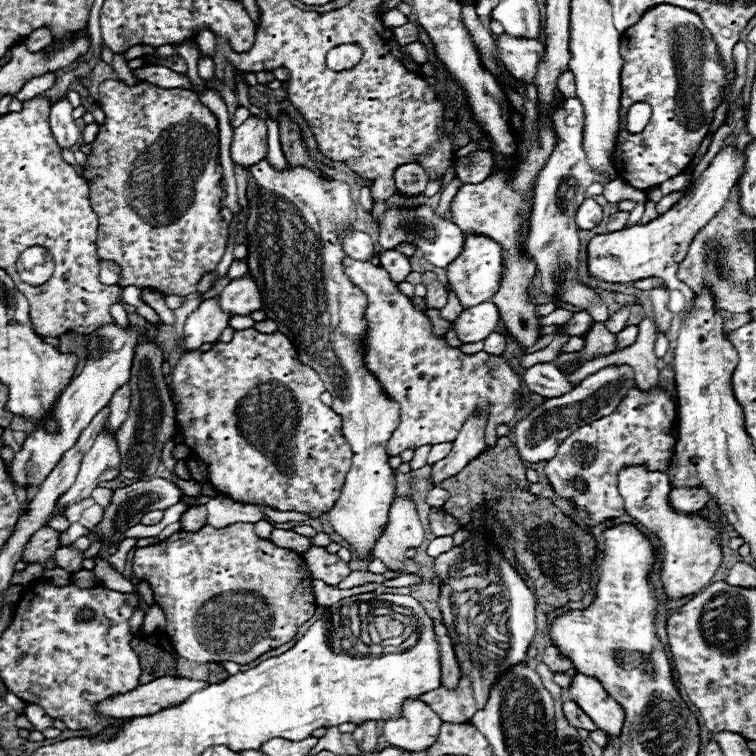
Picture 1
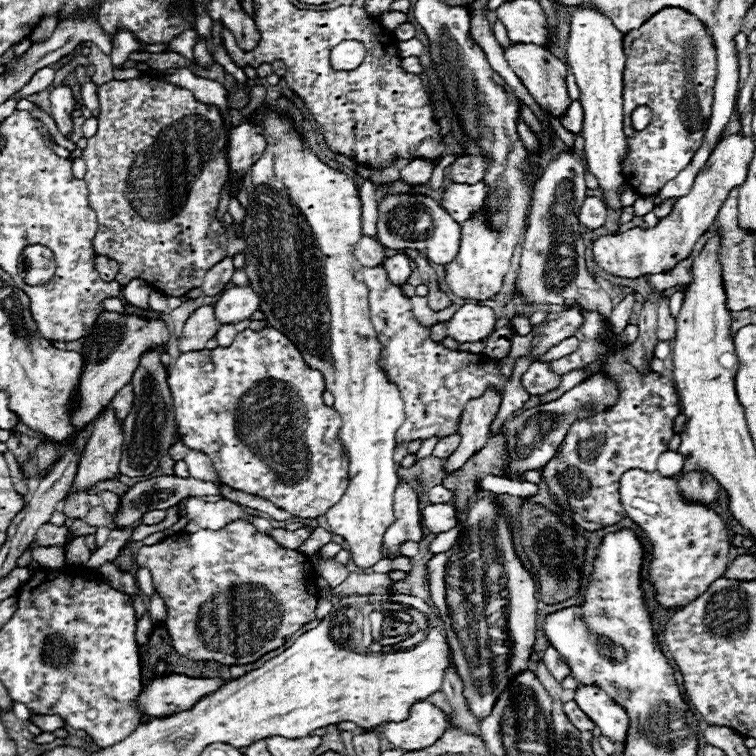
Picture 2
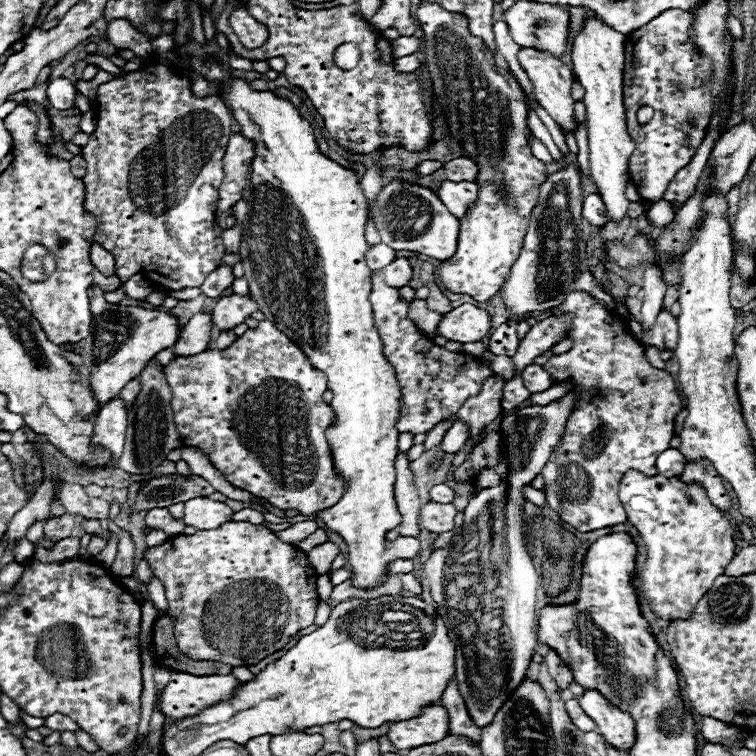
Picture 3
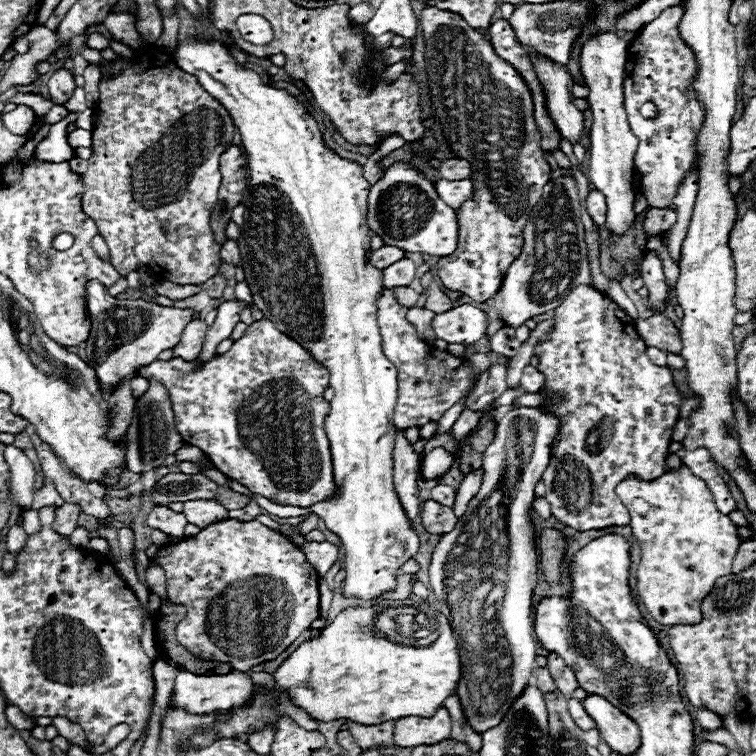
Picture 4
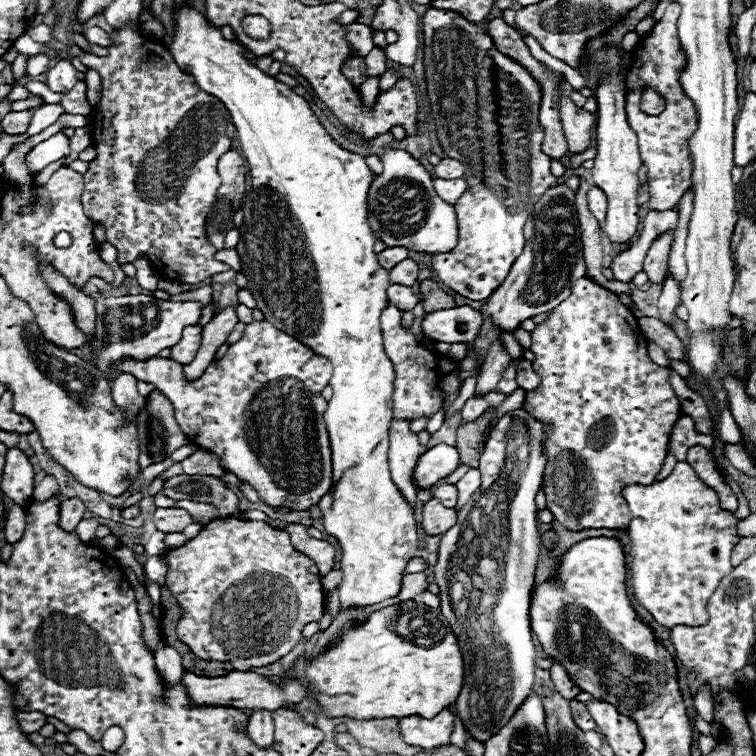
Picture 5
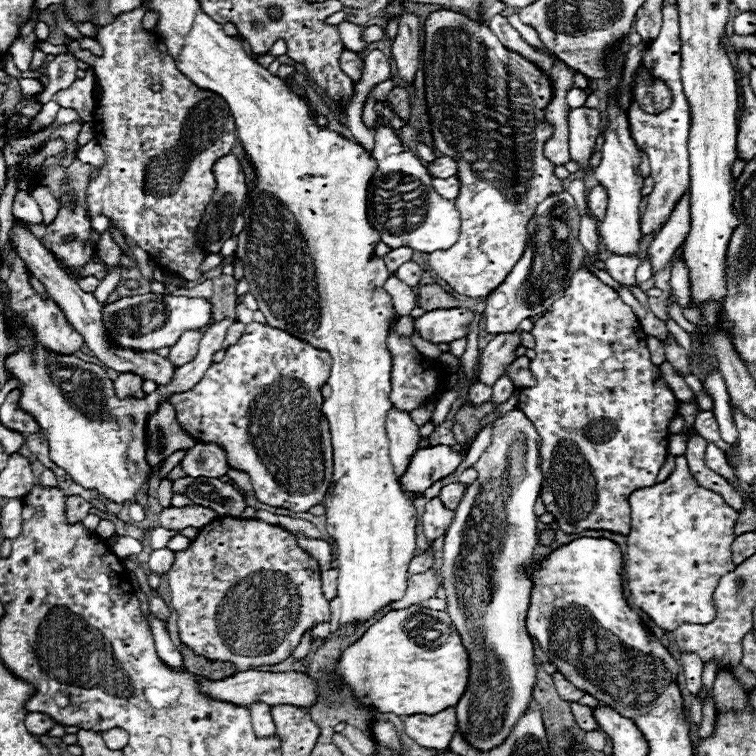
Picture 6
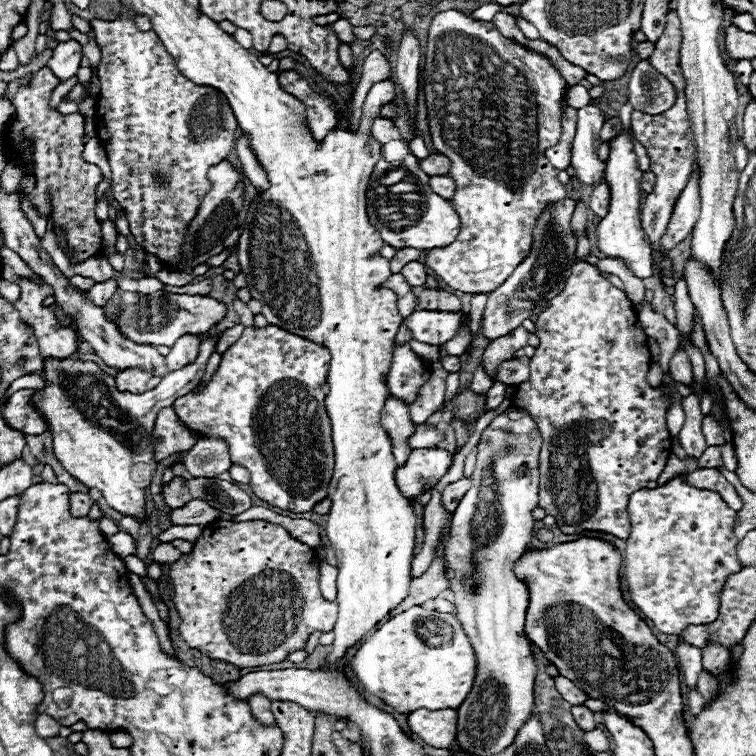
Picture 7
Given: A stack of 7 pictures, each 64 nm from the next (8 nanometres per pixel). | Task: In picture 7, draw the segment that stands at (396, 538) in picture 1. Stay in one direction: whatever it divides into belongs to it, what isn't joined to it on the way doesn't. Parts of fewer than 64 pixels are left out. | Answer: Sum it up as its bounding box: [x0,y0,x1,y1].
[382,396,416,466]

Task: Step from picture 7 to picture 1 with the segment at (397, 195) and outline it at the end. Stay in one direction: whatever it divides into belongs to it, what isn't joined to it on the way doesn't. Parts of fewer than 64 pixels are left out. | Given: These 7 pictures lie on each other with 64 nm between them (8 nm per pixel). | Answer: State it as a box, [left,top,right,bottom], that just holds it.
[378,206,464,268]

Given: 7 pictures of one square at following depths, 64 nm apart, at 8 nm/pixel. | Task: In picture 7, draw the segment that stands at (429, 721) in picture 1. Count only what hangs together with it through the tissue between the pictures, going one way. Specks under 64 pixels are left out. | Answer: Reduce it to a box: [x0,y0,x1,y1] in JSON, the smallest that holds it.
[408,710,458,750]

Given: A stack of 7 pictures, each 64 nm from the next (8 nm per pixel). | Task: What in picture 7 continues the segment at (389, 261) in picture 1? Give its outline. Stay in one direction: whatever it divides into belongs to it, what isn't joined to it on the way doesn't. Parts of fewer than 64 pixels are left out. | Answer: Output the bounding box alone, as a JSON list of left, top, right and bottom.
[400,262,426,286]

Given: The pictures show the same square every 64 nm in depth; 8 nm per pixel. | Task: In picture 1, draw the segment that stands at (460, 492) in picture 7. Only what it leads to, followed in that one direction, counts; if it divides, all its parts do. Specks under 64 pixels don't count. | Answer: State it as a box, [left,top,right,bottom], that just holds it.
[426,488,448,508]

